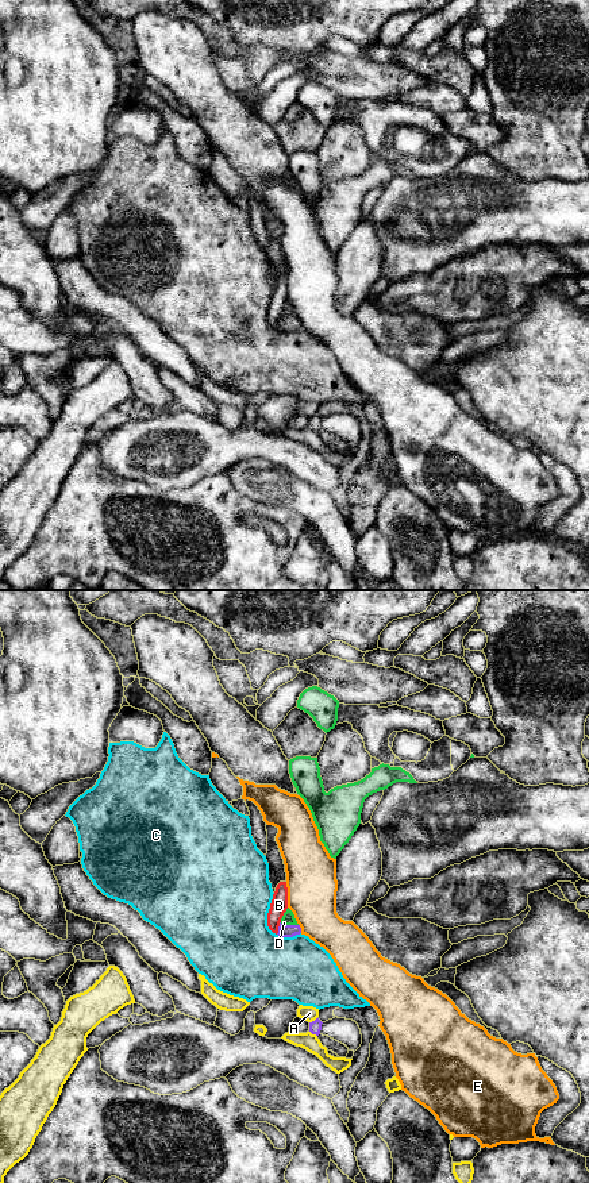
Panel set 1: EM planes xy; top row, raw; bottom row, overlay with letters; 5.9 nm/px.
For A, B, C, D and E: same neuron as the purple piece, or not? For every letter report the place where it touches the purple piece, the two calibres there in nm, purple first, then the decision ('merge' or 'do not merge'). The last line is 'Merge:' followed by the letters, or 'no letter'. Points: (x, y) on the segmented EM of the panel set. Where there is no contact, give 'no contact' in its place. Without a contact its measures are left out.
A: meets purple in xy at (312, 1021); 80 nm thick on the purple side, 90 nm on the other; do not merge
B: meets purple in xy at (278, 928); 80 nm thick on the purple side, 100 nm on the other; do not merge
C: meets purple in xy at (288, 936); 80 nm thick on the purple side, 420 nm on the other; do not merge
D: meets purple in xy at (289, 925); 80 nm thick on the purple side, 80 nm on the other; merge
E: meets purple in xy at (300, 928); 80 nm thick on the purple side, 280 nm on the other; do not merge
Merge: D

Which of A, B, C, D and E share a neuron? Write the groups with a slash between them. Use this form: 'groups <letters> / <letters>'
groups A / B / C / D / E

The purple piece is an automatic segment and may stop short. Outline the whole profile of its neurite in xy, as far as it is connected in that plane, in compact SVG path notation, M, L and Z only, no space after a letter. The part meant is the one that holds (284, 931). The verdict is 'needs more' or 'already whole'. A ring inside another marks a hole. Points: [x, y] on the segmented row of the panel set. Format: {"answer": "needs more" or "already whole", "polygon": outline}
{"answer": "needs more", "polygon": "M288 908L281 918L277 935L281 937L293 937L300 933L301 928L297 924L293 912Z"}

